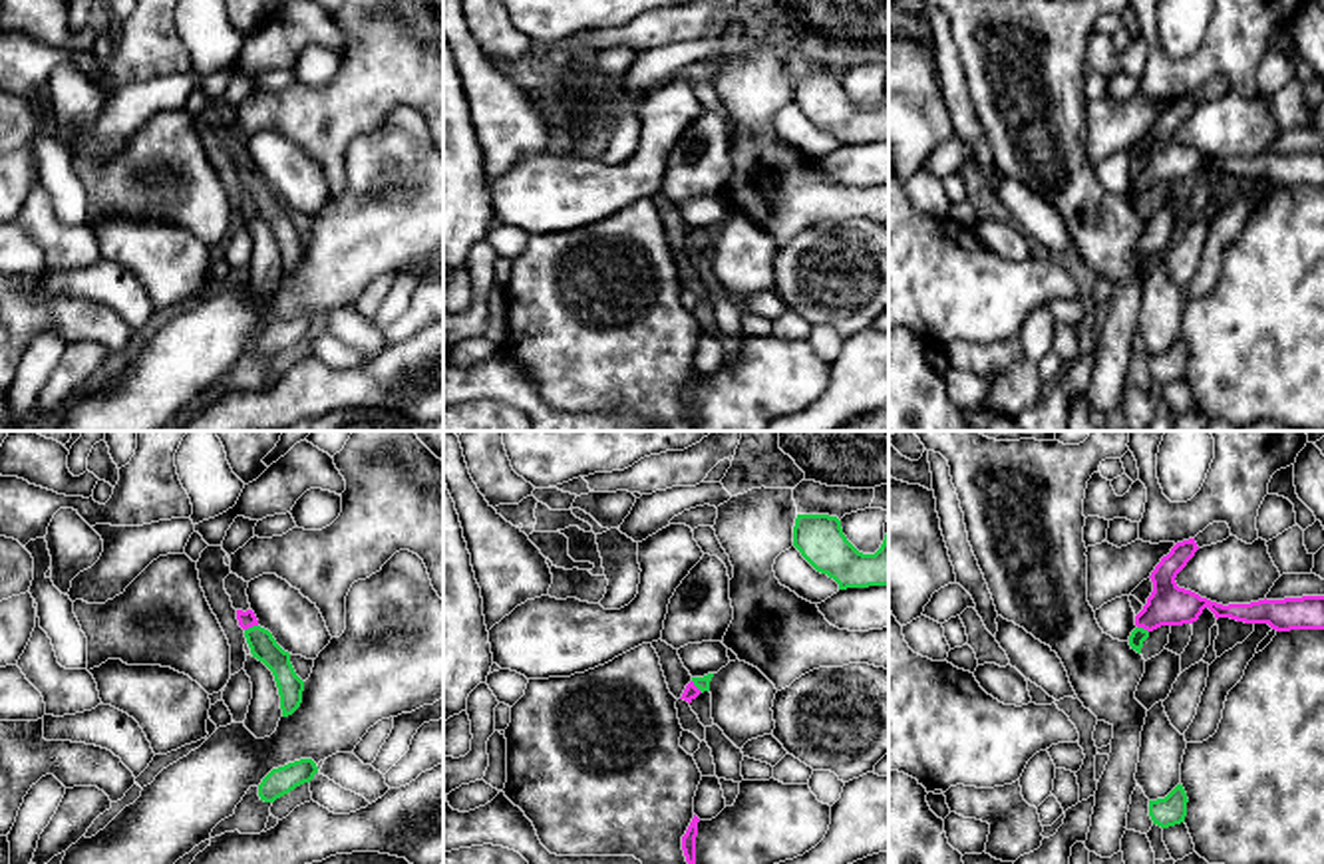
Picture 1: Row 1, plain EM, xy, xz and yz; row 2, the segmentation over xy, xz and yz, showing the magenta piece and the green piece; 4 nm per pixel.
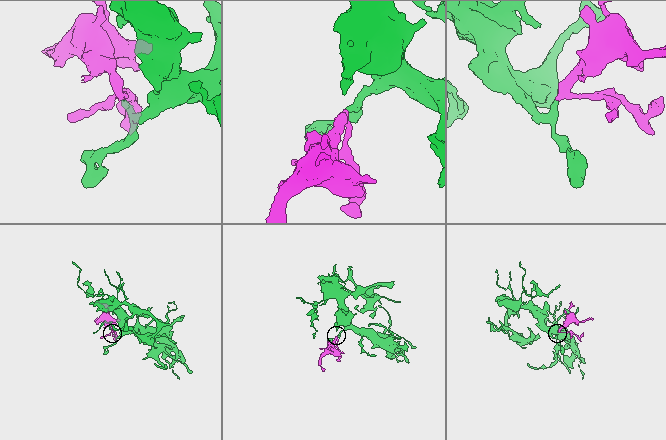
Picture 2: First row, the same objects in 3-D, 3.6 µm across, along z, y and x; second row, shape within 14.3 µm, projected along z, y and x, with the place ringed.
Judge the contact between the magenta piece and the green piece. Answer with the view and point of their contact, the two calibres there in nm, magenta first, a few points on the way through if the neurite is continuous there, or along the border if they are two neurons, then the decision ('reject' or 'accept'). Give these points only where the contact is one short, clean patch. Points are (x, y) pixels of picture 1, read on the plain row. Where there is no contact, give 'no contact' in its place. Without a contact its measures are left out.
xy (251, 181) | 70/110 nm | across xy (247, 173), (251, 181), (263, 201) | accept

